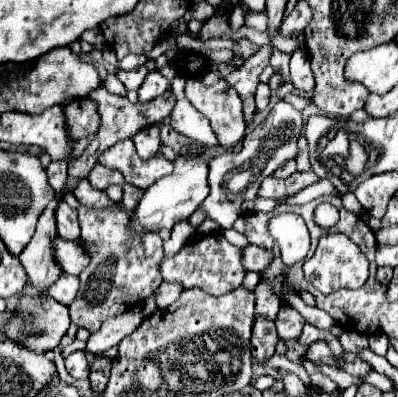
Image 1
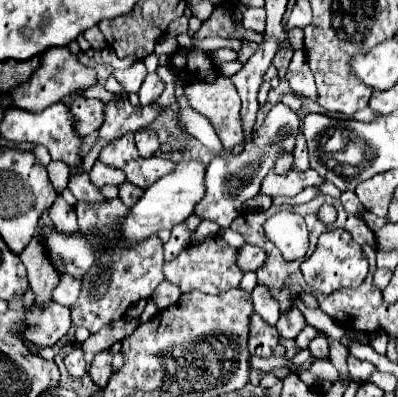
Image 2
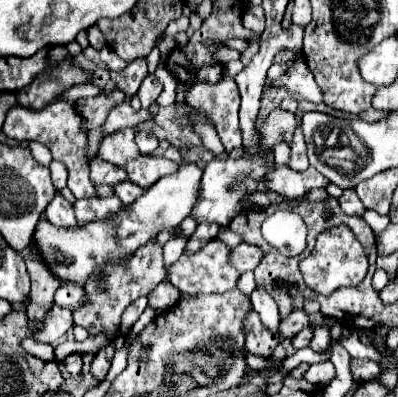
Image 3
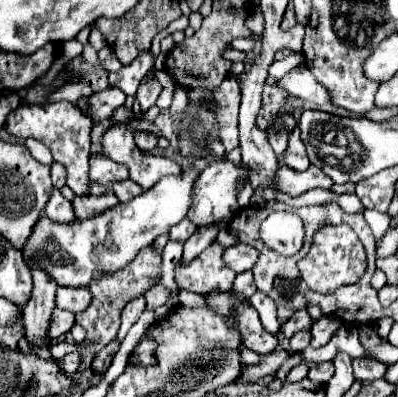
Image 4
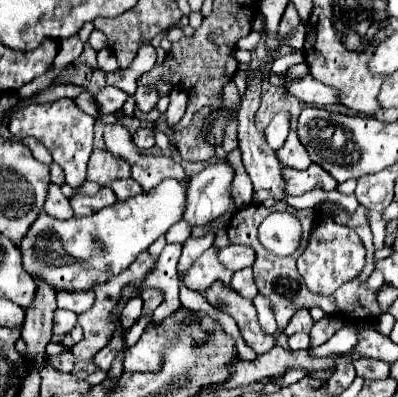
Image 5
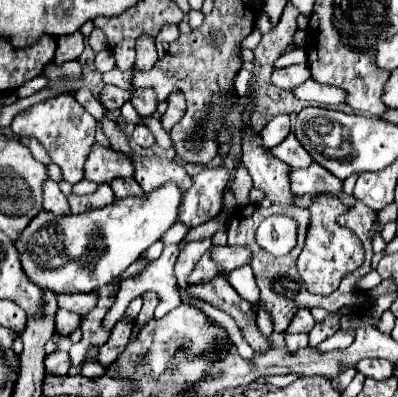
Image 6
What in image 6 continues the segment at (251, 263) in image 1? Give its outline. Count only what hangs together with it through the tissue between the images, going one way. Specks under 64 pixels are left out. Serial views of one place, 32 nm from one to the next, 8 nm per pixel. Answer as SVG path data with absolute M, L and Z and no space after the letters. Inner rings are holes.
M212 246L212 256L224 270L236 270L252 262L252 252L244 246Z

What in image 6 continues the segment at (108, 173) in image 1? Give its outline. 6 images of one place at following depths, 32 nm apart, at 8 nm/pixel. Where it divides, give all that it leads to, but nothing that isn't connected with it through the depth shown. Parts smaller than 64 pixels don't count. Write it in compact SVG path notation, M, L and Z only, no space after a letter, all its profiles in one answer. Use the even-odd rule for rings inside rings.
M92 146L92 152L86 160L86 180L104 184L114 178L128 176L132 176L132 162L128 160L128 156L120 156L112 152L108 146Z

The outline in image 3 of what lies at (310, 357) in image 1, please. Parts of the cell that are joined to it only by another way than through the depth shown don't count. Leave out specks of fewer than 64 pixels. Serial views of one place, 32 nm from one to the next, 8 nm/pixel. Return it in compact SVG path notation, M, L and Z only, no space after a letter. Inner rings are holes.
M326 326L314 328L314 338L310 342L310 348L314 352L324 352L326 350L326 334L328 334L328 328Z

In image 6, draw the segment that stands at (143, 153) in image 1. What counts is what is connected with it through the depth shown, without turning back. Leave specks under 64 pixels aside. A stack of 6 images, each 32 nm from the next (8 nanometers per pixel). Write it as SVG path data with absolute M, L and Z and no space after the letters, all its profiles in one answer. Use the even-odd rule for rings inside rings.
M136 126L136 130L134 130L134 142L138 144L138 146L142 146L142 148L150 148L152 144L154 144L154 134L150 132L150 128L148 126Z

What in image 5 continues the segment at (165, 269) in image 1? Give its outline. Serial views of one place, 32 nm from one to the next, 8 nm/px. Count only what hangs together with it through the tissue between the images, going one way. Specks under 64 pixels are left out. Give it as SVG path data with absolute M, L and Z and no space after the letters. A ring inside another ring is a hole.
M210 246L182 276L180 282L196 292L204 292L214 282L222 282L224 286L230 286L232 274L224 264L218 260L218 246Z

